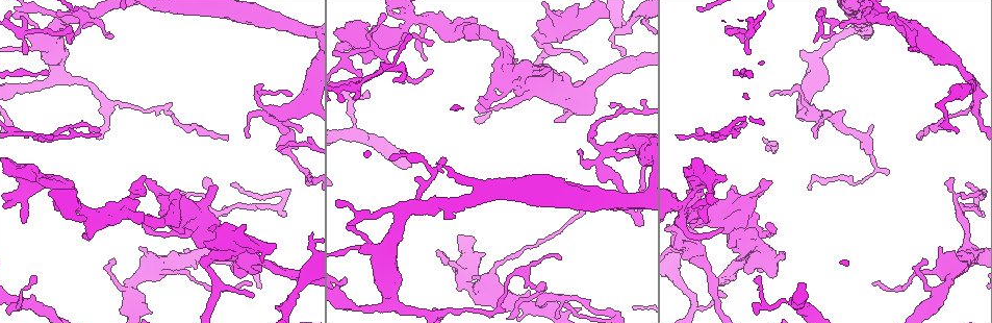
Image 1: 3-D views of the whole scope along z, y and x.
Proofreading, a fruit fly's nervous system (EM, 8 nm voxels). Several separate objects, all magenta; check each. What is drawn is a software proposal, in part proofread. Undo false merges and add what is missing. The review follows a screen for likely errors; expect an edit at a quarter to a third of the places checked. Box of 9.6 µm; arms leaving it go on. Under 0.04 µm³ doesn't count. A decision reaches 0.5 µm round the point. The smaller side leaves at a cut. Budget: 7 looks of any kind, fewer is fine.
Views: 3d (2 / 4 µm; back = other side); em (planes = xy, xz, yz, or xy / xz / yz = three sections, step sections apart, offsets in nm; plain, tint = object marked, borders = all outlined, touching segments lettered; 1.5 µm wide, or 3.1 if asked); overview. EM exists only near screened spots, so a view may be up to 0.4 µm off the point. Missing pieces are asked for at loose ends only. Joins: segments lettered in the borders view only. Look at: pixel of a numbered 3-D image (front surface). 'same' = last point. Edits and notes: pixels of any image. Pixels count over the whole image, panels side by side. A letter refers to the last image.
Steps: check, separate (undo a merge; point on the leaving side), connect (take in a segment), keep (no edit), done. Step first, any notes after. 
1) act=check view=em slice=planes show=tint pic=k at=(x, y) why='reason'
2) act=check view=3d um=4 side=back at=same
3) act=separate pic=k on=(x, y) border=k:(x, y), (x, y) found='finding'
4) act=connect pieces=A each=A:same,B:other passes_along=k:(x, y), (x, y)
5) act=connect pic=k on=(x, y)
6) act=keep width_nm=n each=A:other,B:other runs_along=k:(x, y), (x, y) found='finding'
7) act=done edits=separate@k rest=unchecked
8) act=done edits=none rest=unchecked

act=check view=3d um=2 pic=1 at=(430, 180) why='narrows sharply'

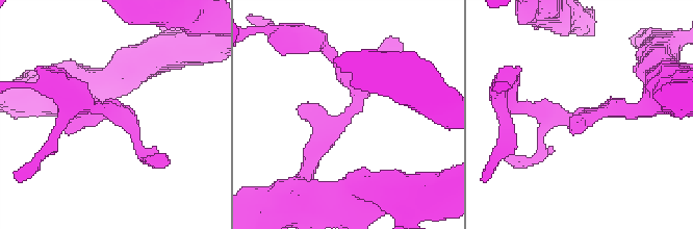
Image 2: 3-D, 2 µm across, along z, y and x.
act=check view=em slice=xz step=8 show=tint pic=2 at=(348, 112)

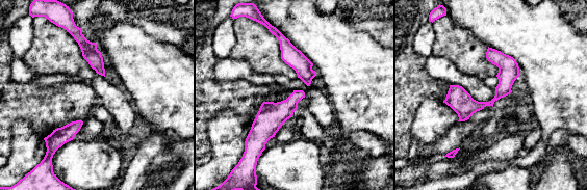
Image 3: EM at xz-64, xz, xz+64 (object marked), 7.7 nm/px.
act=check view=em slice=planes show=borders at=same

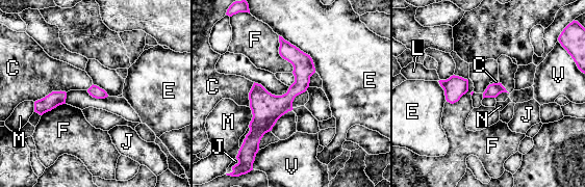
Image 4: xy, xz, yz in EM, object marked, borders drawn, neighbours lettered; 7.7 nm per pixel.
act=keep each=C:other,E:other,F:other,J:other,L:other,M:other,N:other,V:other border=4:(66, 91), (51, 91), (34, 102) found='all the same neuron'

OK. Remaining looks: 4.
act=check view=3d um=4 pic=1 at=(55, 71) why='abrupt turn'

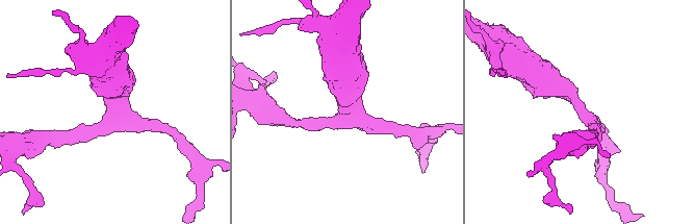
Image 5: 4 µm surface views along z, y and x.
act=check view=em slice=planes show=plain pic=5 at=(579, 108) arms=3 arm_widths_nm=190,200,550 why='need the tissue'

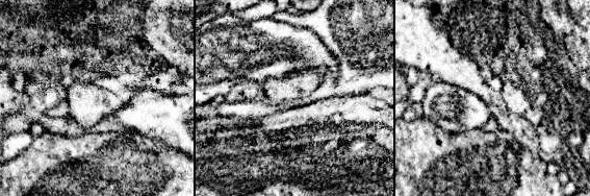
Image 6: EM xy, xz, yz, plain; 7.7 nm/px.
act=check view=em slice=planes show=borders at=same why='what lies round it'

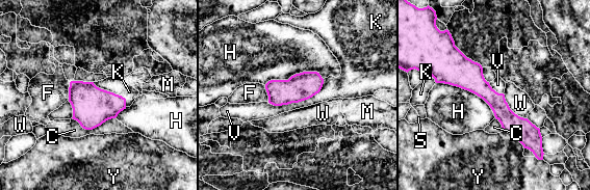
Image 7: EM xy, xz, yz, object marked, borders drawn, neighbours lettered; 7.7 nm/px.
act=keep width_nm=140 longest_contact=H:550nm each=C:other,F:other,H:other,K:other,M:other,S:other,V:other,W:other,Y:other found='one neuron here'

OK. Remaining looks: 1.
act=done edits=none rest=unchecked

